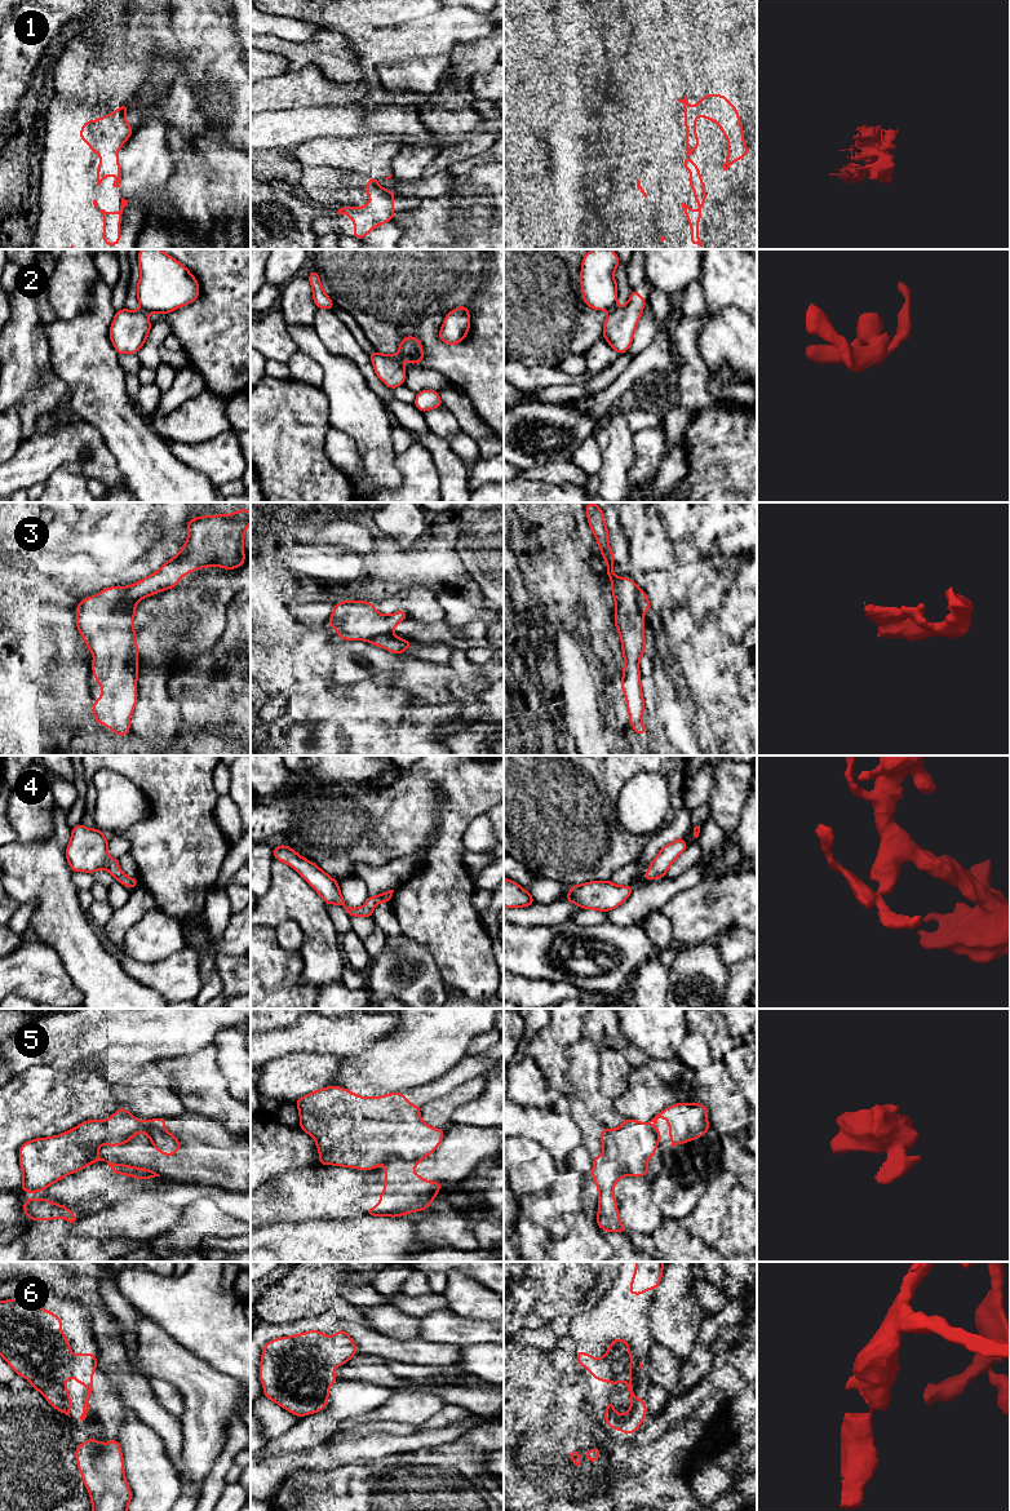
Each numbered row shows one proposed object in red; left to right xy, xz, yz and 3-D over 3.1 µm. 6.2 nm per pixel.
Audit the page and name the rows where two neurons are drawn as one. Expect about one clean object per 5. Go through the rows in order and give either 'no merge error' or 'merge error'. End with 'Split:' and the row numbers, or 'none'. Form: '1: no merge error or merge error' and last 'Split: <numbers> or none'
1: merge error
2: merge error
3: merge error
4: no merge error
5: merge error
6: no merge error
Split: 1, 2, 3, 5

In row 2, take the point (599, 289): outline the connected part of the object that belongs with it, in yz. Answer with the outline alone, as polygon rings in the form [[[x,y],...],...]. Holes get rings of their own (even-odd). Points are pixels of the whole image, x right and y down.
[[[612,249],[588,252],[581,263],[581,291],[584,303],[594,310],[611,311],[617,303],[617,283],[613,271],[620,263]]]

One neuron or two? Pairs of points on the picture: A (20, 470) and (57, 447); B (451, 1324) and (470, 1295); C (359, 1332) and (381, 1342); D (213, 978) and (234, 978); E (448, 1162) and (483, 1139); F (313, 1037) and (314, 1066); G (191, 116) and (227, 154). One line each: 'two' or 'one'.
A: one
B: two
C: one
D: two
E: one
F: two
G: two

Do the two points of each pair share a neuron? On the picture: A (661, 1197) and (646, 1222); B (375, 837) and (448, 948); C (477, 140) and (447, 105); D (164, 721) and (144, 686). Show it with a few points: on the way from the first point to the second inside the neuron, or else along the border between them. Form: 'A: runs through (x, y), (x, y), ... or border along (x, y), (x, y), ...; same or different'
A: border along (650, 1181), (651, 1200), (665, 1218); different
B: runs through (411, 837), (441, 867), (441, 912); same
C: border along (477, 131), (473, 132); different
D: runs through (155, 712), (153, 695); same

